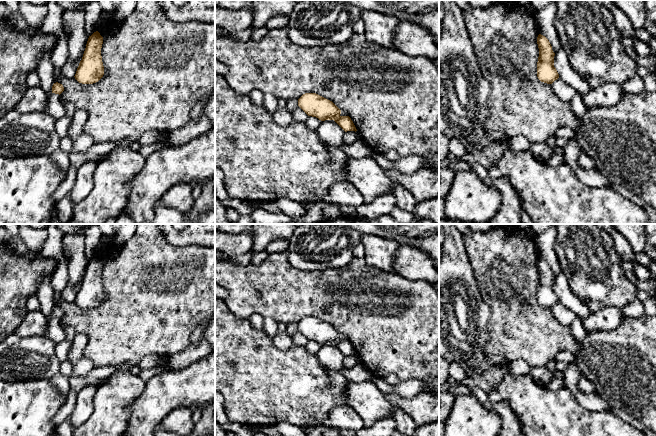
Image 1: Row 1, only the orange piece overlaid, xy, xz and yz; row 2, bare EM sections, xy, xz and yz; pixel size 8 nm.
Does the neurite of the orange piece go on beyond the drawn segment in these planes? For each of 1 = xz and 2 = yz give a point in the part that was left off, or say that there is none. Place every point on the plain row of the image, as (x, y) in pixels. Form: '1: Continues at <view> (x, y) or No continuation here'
1: No continuation here
2: No continuation here

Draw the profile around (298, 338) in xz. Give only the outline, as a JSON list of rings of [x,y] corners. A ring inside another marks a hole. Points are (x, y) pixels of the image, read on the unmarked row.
[[[299,330],[291,337],[293,344],[305,347],[309,341]]]

